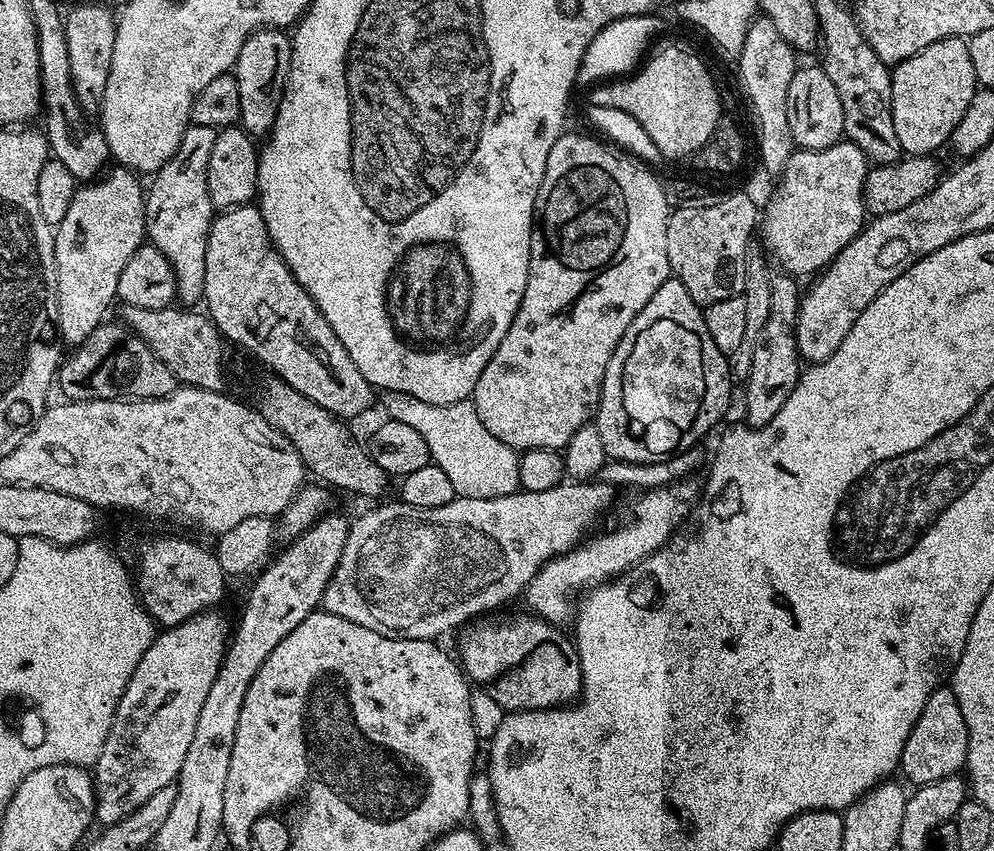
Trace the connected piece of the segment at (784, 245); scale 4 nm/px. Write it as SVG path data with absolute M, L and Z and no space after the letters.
M847 138L826 150L793 151L775 181L776 193L762 208L763 247L789 276L819 273L860 233L866 223L864 183L869 167L862 150Z

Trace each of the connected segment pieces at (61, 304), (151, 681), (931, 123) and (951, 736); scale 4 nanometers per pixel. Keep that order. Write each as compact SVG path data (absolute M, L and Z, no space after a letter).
M116 166L113 169L112 173L109 171L103 178L97 178L85 183L83 186L77 187L74 200L70 202L70 210L66 210L66 218L62 218L62 222L55 225L54 228L56 238L54 242L54 258L56 259L56 326L59 339L65 345L68 343L68 346L82 343L86 338L90 338L90 334L94 334L94 330L100 324L105 323L107 316L104 315L107 314L112 300L115 301L117 299L118 278L122 274L122 269L126 266L126 262L130 262L130 258L134 258L134 250L138 250L146 240L146 233L144 231L144 227L146 226L146 214L144 213L145 185L143 183L140 185L141 177L133 172L132 169L123 166Z
M216 610L199 612L181 624L164 628L153 640L150 650L142 654L142 662L138 662L116 707L116 717L112 720L106 746L102 746L102 754L94 765L96 820L101 825L122 822L122 818L134 814L146 798L154 798L154 793L162 790L162 786L176 783L182 762L186 762L186 750L190 750L190 742L194 739L198 713L210 695L210 686L214 686L214 678L218 678L224 653L228 650L230 624L228 628L227 618L218 613Z
M947 36L906 58L901 64L891 69L892 73L892 117L894 130L898 134L901 153L910 156L931 156L939 153L939 148L949 143L958 126L962 122L962 114L966 114L966 106L970 106L970 98L974 98L977 90L974 62L970 62L968 42L962 36Z
M938 687L926 698L926 706L922 706L922 714L918 714L918 722L914 722L914 730L910 730L906 746L902 746L899 771L904 772L905 781L913 780L913 785L919 786L955 776L967 762L968 727L966 718L962 718L962 706L958 706L951 687Z

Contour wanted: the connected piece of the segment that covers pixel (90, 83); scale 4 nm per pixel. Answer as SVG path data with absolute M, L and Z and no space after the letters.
M80 4L72 13L64 16L66 50L70 50L70 78L78 102L89 114L99 113L100 98L106 94L106 78L110 78L110 58L114 58L114 38L116 37L117 17L100 4Z

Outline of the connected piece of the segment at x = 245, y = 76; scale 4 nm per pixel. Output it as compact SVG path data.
M264 28L252 32L242 44L232 73L238 82L241 99L240 124L250 136L262 138L271 131L277 118L278 106L284 96L291 60L291 39L281 29Z

